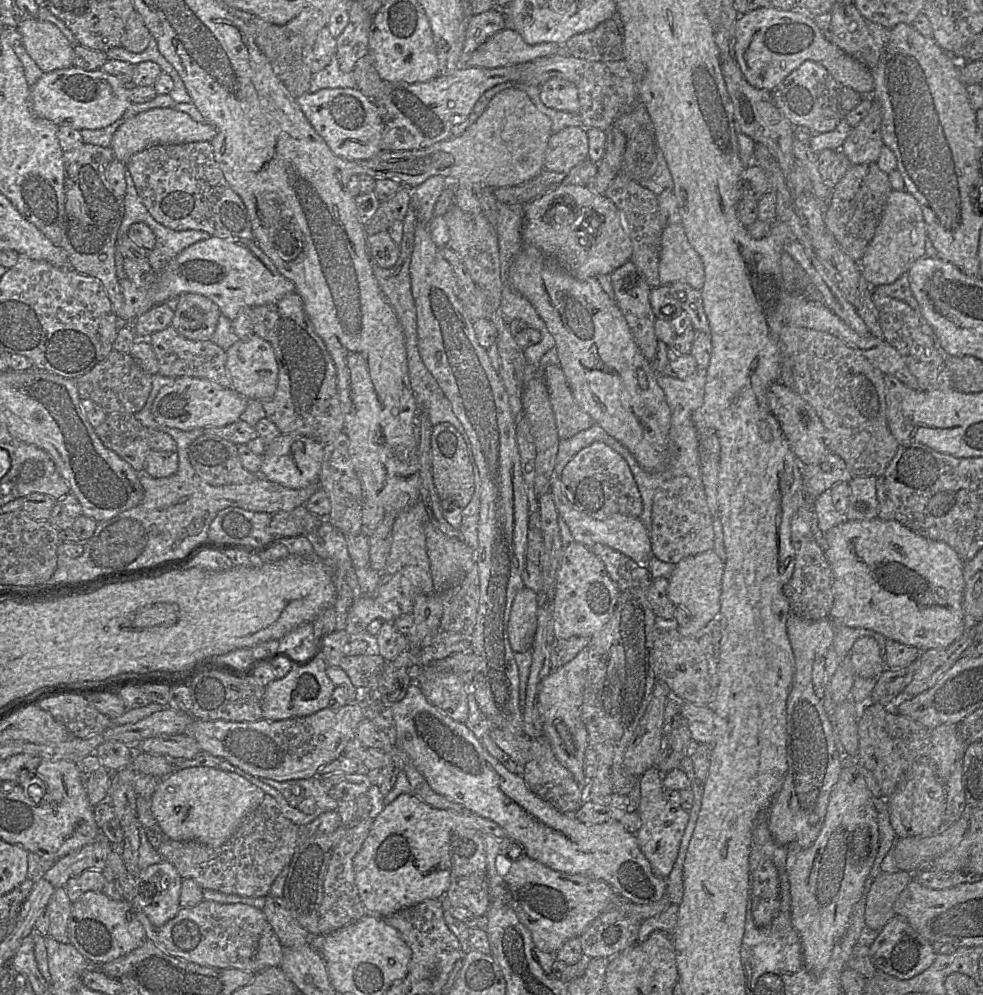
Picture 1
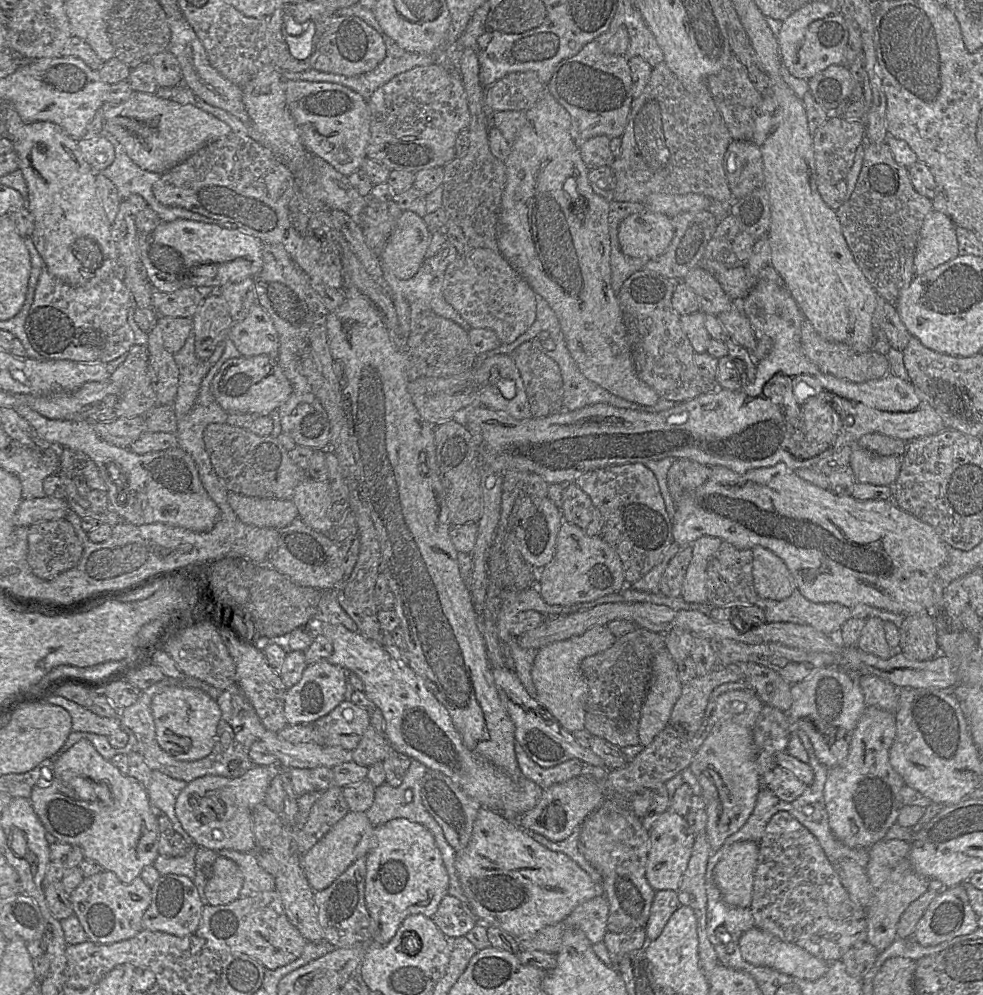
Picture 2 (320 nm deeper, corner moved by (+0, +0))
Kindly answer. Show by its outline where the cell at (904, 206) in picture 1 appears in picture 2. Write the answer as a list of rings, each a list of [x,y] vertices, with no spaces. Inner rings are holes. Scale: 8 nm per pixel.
[[[934,209],[928,213],[914,258],[916,275],[922,275],[959,256],[956,227],[946,214]]]

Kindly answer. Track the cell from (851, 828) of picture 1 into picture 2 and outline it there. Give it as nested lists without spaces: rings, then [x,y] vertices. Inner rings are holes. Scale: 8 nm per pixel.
[[[866,706],[852,734],[847,758],[841,765],[829,769],[824,787],[825,809],[832,833],[847,847],[870,848],[882,840],[891,826],[897,823],[899,811],[903,807],[899,792],[905,783],[889,760],[890,749],[896,735],[895,721],[895,713]]]

